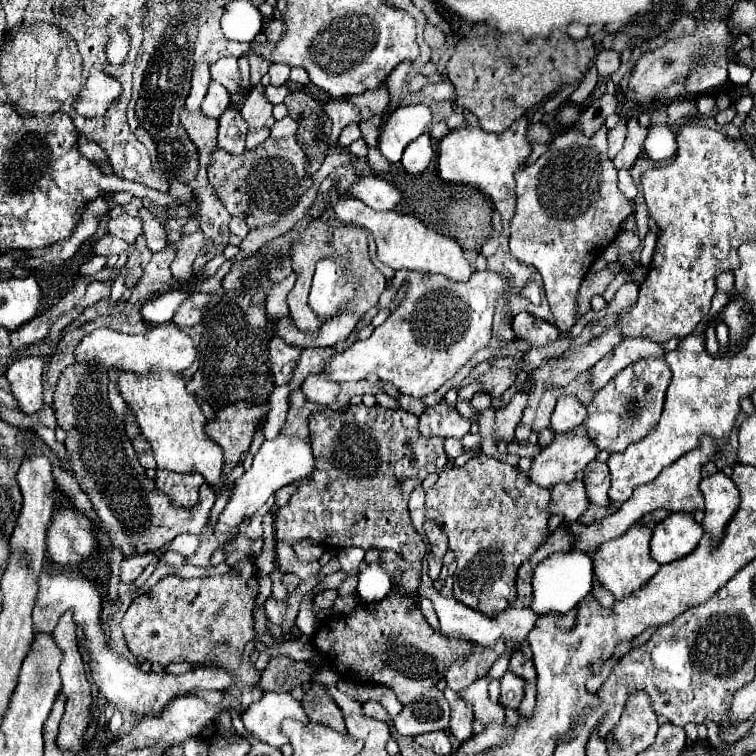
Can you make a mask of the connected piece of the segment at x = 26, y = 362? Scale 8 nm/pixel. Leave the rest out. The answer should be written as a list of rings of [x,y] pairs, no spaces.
[[[31,356],[15,360],[7,370],[7,380],[11,384],[11,392],[19,402],[21,412],[35,414],[43,406],[43,374],[45,360],[39,356]]]

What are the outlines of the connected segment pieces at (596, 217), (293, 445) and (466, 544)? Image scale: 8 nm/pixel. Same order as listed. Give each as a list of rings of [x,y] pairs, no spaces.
[[[605,124],[591,138],[577,126],[557,134],[549,150],[535,164],[519,170],[515,180],[517,210],[511,218],[511,254],[539,270],[555,326],[567,334],[579,320],[577,292],[587,270],[601,246],[607,248],[615,240],[623,220],[633,212],[633,204],[617,188],[617,170],[607,158]]]
[[[283,432],[273,440],[265,440],[259,452],[253,456],[251,470],[247,470],[241,478],[235,480],[231,498],[215,524],[215,532],[219,534],[237,532],[239,524],[249,520],[267,502],[269,496],[273,496],[279,488],[309,476],[311,472],[313,472],[313,452],[311,452],[309,440],[301,440],[297,436],[289,436]]]
[[[479,454],[471,458],[463,468],[449,466],[439,474],[439,480],[431,490],[427,490],[427,502],[425,502],[425,516],[435,520],[443,526],[443,530],[449,536],[449,548],[455,552],[457,570],[467,572],[455,572],[455,584],[453,584],[453,596],[467,604],[469,608],[481,610],[487,616],[495,616],[503,610],[507,610],[515,598],[515,578],[519,566],[545,542],[549,536],[547,522],[549,514],[545,514],[545,506],[549,506],[549,490],[541,490],[541,486],[533,486],[529,478],[515,470],[515,466],[501,462],[497,458]]]

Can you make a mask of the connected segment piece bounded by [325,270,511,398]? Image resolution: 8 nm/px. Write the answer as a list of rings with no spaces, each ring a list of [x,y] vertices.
[[[413,270],[407,274],[405,286],[407,286],[405,298],[391,312],[391,316],[381,326],[377,326],[367,340],[357,340],[353,346],[349,346],[345,352],[337,354],[329,362],[329,366],[325,368],[325,374],[329,378],[333,378],[335,382],[347,382],[347,380],[363,380],[369,374],[375,374],[383,382],[385,380],[393,382],[401,394],[423,398],[435,392],[437,388],[441,388],[447,380],[451,380],[473,358],[477,350],[489,344],[493,312],[499,304],[505,302],[507,290],[511,290],[503,274],[491,270],[475,270],[467,282],[453,282],[441,274],[427,274]]]

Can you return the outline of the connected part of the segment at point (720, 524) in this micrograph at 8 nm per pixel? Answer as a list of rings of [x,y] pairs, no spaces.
[[[721,470],[703,478],[699,484],[705,498],[705,520],[703,530],[711,534],[713,542],[723,538],[725,526],[733,518],[739,506],[739,490],[729,476]]]

